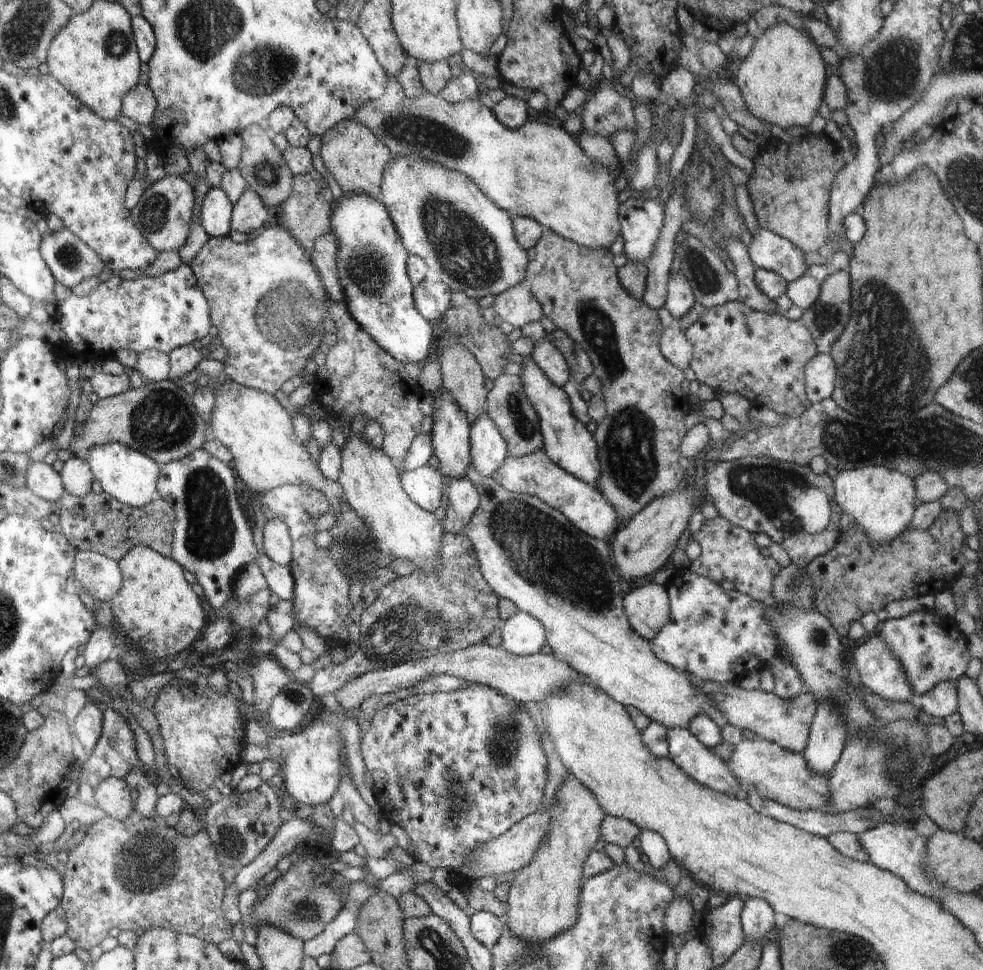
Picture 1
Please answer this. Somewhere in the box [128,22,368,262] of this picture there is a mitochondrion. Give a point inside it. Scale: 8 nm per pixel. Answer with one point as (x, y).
(259, 73)

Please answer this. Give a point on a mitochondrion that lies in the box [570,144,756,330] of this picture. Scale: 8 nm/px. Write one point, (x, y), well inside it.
(707, 279)

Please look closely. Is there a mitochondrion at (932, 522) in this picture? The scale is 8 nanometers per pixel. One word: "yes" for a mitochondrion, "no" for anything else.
no

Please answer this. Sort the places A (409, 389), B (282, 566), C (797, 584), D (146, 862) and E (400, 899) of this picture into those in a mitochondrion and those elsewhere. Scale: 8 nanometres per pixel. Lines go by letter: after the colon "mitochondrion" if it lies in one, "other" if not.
A: other
B: other
C: mitochondrion
D: mitochondrion
E: other

